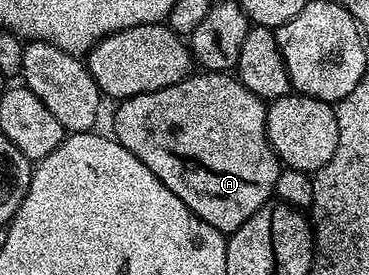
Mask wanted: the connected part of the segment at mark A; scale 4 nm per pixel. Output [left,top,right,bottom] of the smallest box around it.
[113,70,281,234]

